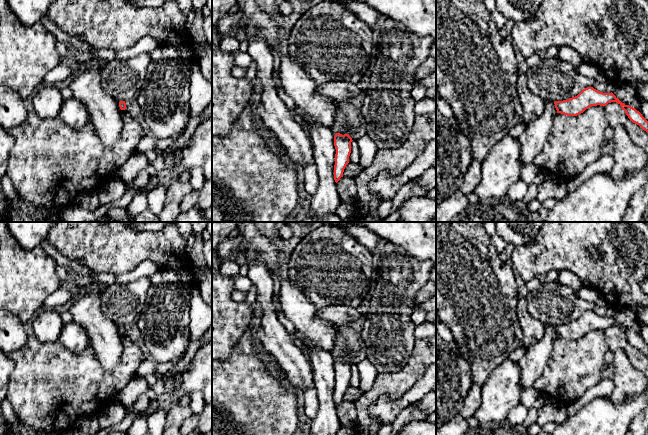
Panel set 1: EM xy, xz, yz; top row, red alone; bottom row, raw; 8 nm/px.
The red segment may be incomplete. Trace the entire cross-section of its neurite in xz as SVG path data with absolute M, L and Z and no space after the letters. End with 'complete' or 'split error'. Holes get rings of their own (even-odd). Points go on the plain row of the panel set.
M336 357L334 360L334 370L336 373L335 389L334 389L334 404L337 407L341 401L346 389L349 387L351 377L352 362L349 358Z | complete

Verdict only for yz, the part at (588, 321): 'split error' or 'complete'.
complete

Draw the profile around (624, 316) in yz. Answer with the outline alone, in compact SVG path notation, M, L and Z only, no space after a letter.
M617 307L612 317L625 329L629 329L640 336L637 316L629 307Z

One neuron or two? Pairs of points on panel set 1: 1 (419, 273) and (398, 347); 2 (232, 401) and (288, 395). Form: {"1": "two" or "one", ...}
{"1": "one", "2": "one"}

